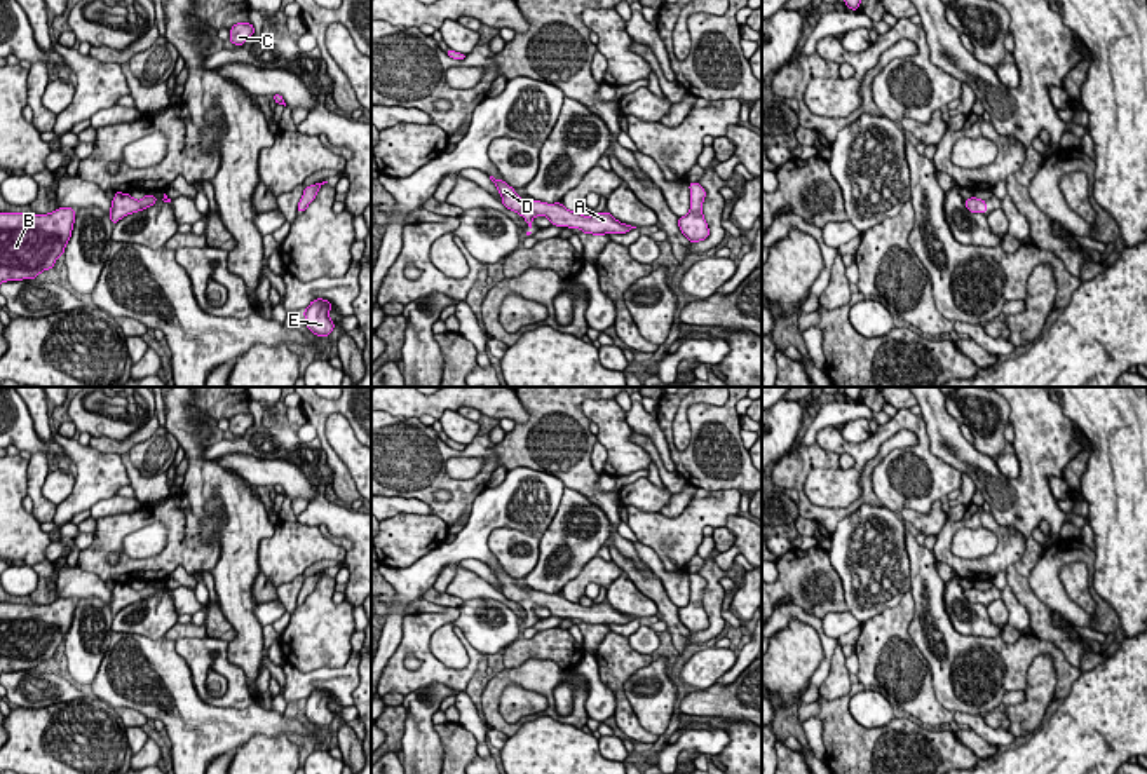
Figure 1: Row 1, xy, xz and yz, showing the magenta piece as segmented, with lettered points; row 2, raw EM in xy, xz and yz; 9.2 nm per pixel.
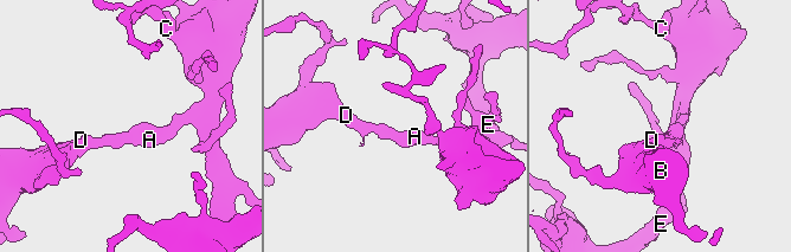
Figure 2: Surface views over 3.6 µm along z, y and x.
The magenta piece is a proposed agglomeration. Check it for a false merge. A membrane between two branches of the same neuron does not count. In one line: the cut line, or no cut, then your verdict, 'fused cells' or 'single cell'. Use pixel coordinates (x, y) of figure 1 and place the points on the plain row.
no cut; single cell

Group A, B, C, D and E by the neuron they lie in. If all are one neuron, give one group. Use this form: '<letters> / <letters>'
A B C D E

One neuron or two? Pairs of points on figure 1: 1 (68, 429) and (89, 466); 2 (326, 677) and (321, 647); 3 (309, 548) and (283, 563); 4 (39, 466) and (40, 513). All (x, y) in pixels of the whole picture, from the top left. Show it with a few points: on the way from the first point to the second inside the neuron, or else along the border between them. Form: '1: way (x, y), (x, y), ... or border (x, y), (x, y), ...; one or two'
1: border (56, 431), (72, 440); two
2: border (352, 654), (335, 668), (298, 672), (288, 663); two
3: way (302, 548), (290, 556); one
4: way (37, 478), (39, 501); one

